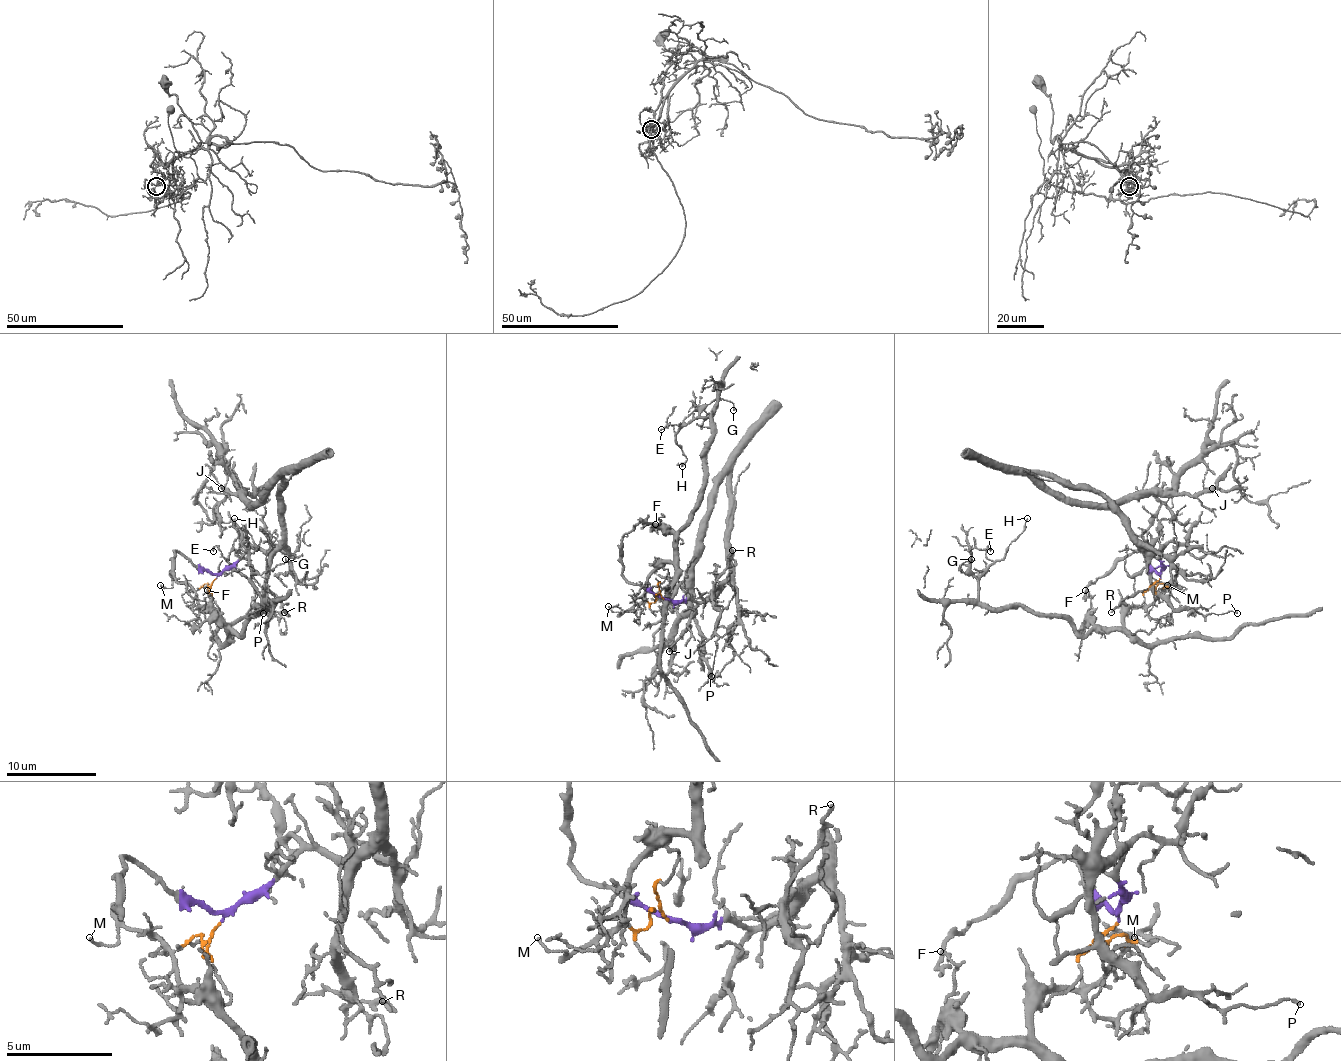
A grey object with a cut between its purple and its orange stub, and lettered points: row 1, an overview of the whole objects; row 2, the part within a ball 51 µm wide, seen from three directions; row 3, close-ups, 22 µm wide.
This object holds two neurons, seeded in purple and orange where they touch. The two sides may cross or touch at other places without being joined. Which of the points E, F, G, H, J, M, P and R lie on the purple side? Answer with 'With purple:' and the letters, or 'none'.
With purple: J, P, R

